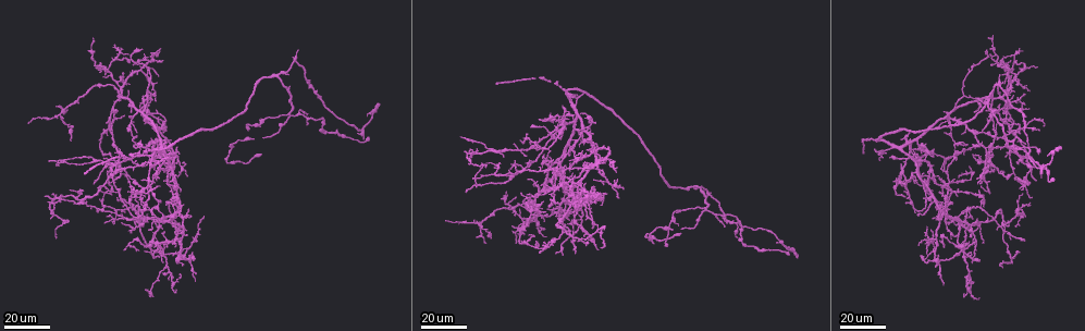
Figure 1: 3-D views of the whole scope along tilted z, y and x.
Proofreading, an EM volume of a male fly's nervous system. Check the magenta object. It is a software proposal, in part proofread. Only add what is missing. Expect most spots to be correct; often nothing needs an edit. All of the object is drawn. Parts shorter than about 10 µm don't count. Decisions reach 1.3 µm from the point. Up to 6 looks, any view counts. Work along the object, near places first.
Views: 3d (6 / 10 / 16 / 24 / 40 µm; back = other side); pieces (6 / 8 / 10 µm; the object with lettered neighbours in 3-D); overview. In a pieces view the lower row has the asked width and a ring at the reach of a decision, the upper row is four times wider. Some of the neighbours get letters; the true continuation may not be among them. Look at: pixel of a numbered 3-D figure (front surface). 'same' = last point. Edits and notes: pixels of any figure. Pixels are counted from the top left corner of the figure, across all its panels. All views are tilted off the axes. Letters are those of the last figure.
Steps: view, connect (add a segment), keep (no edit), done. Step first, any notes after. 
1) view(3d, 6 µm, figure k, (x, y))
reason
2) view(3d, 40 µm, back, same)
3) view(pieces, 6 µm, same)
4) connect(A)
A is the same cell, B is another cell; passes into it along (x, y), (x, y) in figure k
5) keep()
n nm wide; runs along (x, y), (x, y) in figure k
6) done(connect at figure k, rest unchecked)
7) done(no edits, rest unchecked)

view(3d, 40 µm, figure 1, (1014, 252))
free end

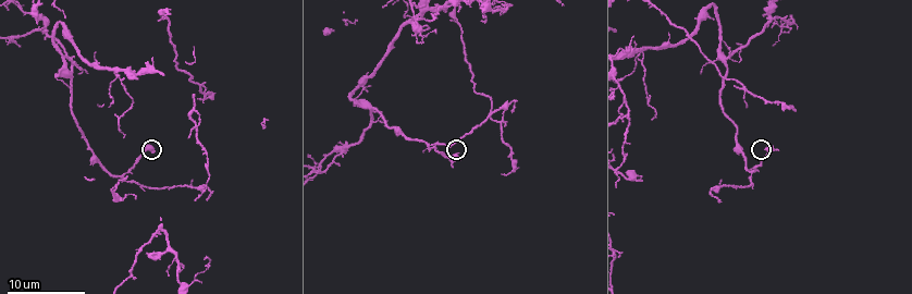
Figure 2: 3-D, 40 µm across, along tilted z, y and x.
view(pieces, 10 µm, figure 2, (459, 159))

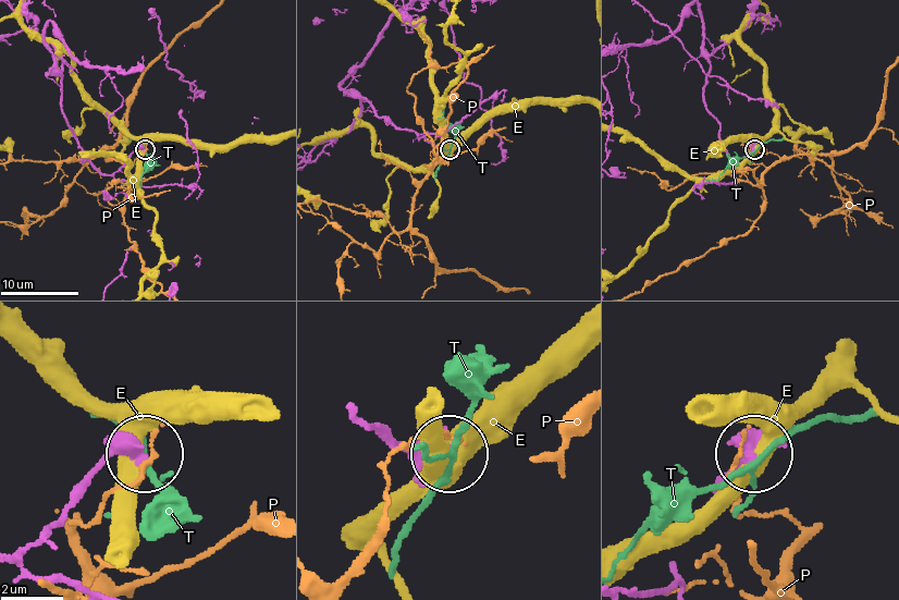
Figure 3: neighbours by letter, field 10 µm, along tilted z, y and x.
keep()
E, P and T are other cells; runs along (12, 558), (110, 457), (125, 450), (138, 454) in figure 3; none of them fits

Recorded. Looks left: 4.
view(3d, 40 µm, figure 1, (104, 157))

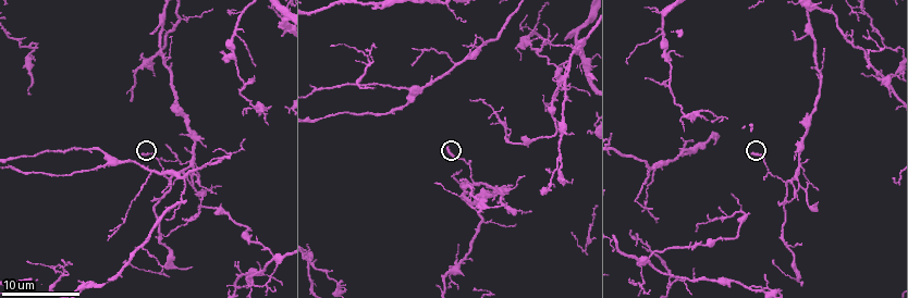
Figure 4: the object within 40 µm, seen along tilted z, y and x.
view(pieces, 6 µm, figure 4, (753, 154))

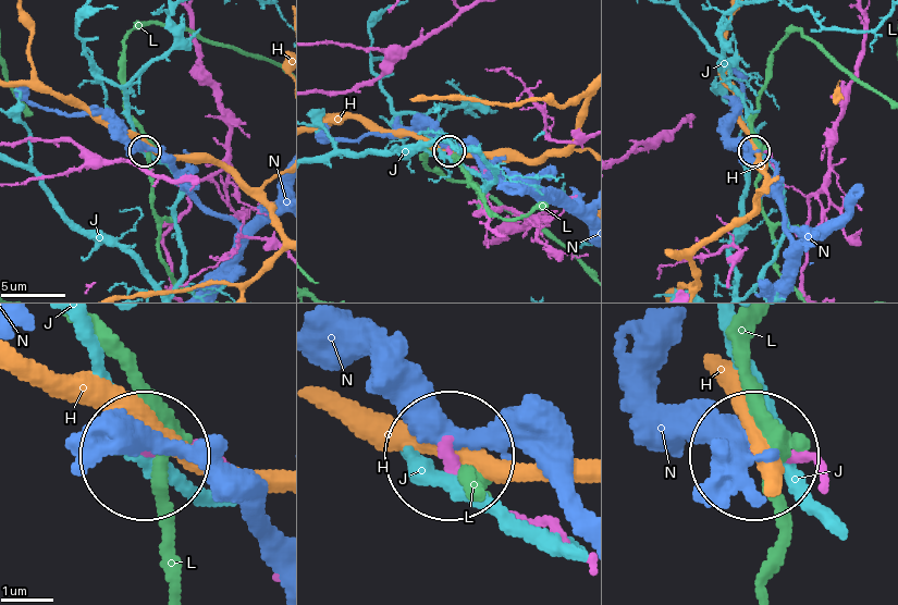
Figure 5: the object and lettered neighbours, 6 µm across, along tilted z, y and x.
keep()
H, J, L and N are other cells; no lettered segment goes on from it

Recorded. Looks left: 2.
view(3d, 24 µm, figure 1, (906, 197))
tapers out

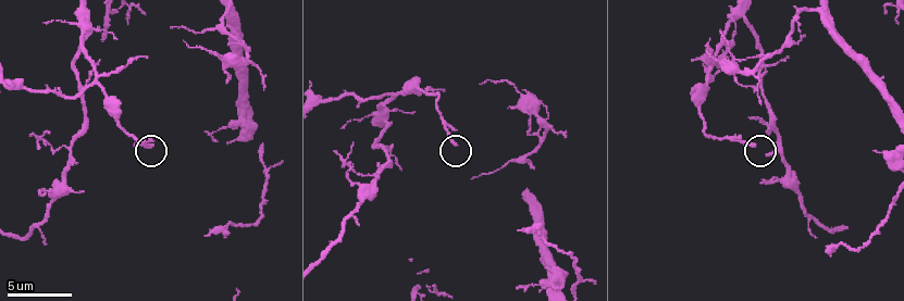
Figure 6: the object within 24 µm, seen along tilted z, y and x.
view(pieces, 6 µm, figure 6, (453, 143))

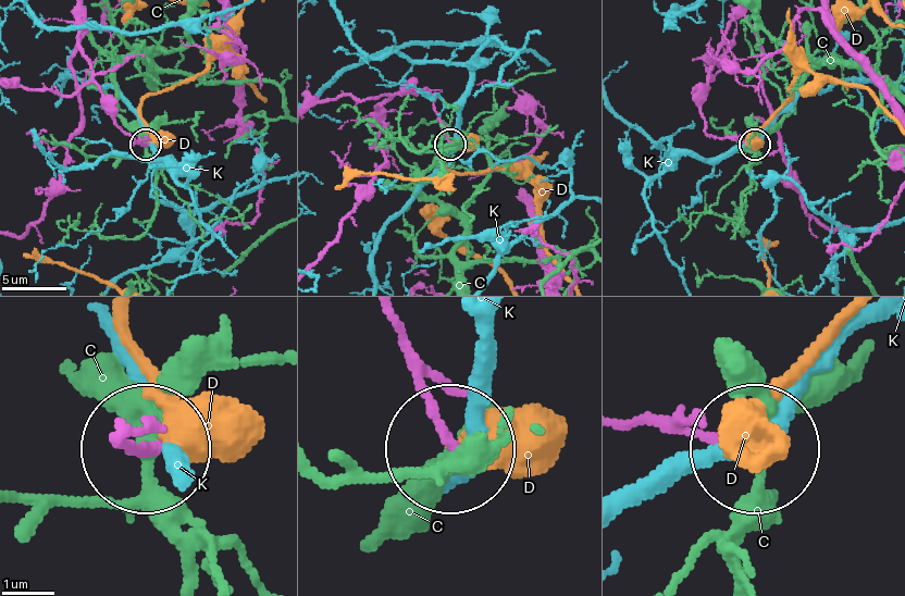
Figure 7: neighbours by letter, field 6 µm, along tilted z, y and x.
keep()
C, D and K are other cells; runs along (82, 13), (78, 40), (103, 108), (132, 143), (145, 144) in figure 7; none of them fits

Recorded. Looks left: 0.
done(no edits, rest unchecked)

